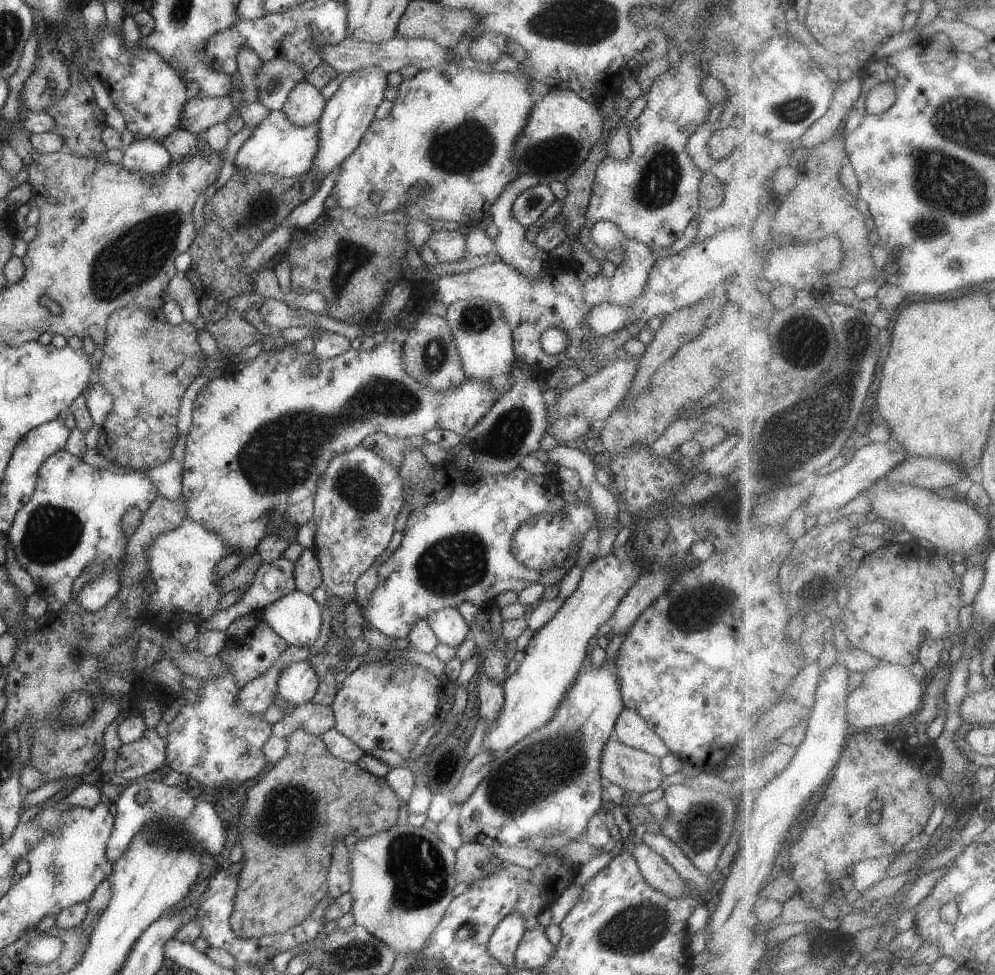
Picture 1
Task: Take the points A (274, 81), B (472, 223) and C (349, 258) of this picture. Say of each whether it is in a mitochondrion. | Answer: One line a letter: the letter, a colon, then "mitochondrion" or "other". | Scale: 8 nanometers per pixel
A: mitochondrion
B: other
C: mitochondrion

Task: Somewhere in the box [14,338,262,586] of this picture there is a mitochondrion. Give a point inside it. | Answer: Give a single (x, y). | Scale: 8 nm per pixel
(51, 534)

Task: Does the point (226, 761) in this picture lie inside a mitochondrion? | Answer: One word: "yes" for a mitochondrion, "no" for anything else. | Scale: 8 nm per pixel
no

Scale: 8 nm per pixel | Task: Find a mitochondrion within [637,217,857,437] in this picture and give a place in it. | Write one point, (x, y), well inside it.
(803, 340)

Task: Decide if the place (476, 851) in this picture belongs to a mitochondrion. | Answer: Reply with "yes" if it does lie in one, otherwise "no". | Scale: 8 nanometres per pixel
no

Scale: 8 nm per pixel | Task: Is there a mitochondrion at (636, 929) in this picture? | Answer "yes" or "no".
yes

